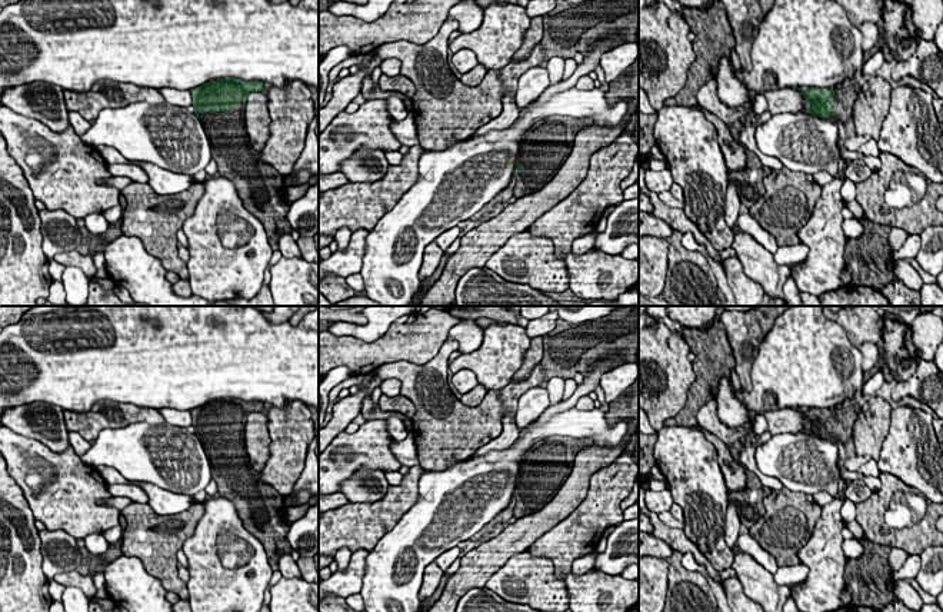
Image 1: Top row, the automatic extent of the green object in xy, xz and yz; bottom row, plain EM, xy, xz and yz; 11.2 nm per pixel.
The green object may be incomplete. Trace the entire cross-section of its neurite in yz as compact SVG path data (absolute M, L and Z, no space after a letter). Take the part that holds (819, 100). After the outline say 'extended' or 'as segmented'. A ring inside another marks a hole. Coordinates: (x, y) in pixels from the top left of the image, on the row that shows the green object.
M846 79L834 87L794 87L803 93L807 103L803 113L812 113L822 119L836 122L839 126L847 124L852 117L853 104L857 97L857 80Z | extended

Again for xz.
M552 116L536 122L519 144L513 196L532 194L550 182L572 153L576 134L592 124L590 117Z | extended

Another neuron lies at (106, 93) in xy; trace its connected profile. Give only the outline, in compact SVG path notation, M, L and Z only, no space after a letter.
M97 80L89 92L79 93L63 90L66 109L77 112L86 120L96 120L104 109L124 107L130 103L146 102L149 104L164 104L160 90L141 87L133 83L114 80Z

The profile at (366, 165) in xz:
M361 147L341 163L340 172L351 183L373 183L386 174L387 167L389 162L384 152Z

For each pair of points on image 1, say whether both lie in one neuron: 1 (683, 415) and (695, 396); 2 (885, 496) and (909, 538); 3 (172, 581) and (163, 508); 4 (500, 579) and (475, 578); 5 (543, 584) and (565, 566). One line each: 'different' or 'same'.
1: same
2: same
3: different
4: different
5: different

